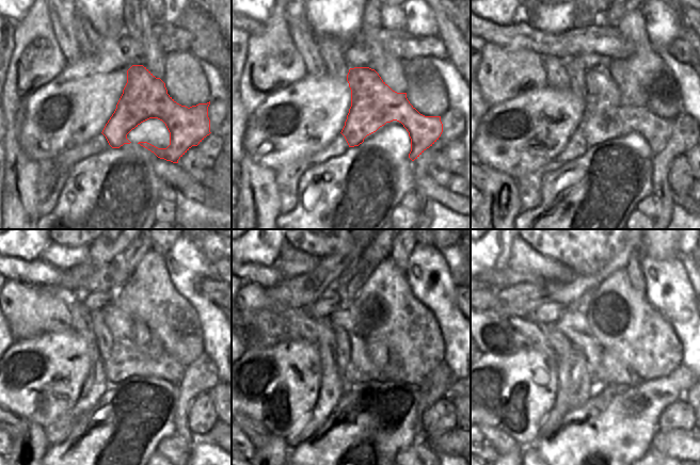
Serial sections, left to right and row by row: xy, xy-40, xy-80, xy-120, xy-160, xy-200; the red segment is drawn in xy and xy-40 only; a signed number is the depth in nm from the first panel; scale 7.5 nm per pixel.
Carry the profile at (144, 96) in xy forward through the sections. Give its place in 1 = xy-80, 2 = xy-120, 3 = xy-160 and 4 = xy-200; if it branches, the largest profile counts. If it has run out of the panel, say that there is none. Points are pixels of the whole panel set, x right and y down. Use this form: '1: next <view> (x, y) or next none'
1: next xy-80 (605, 109)
2: next xy-120 (126, 353)
3: next xy-160 (360, 362)
4: next xy-200 (574, 325)

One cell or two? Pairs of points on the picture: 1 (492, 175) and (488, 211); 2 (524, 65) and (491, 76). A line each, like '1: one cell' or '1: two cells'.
1: one cell
2: one cell

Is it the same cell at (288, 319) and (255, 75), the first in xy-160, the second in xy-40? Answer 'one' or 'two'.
one

